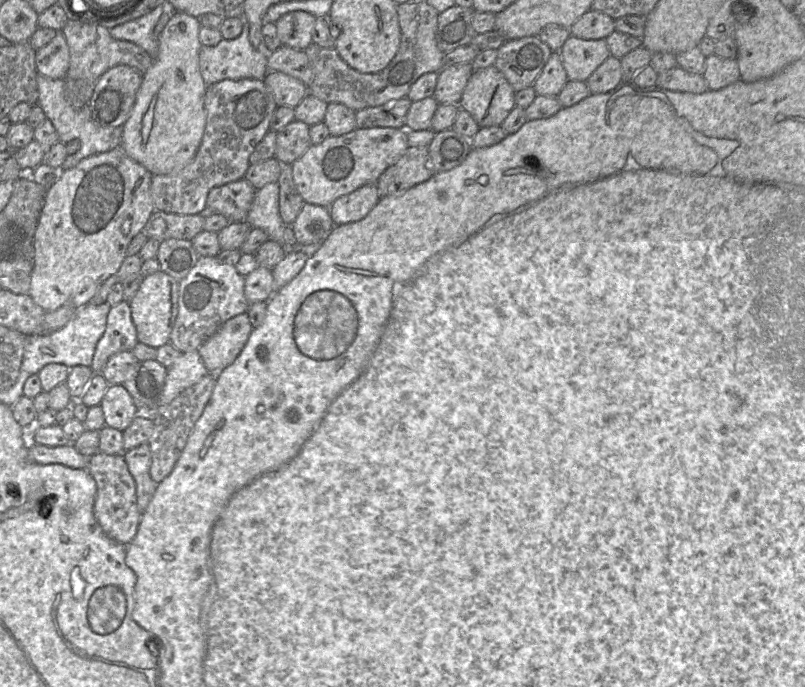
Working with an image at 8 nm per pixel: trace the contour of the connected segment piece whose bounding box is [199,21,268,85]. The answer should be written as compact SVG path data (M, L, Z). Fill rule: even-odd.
M244 21L242 33L235 39L222 39L215 46L202 46L199 51L200 73L206 85L211 85L225 79L257 79L263 80L268 73L268 58L255 49L249 41L249 26Z

